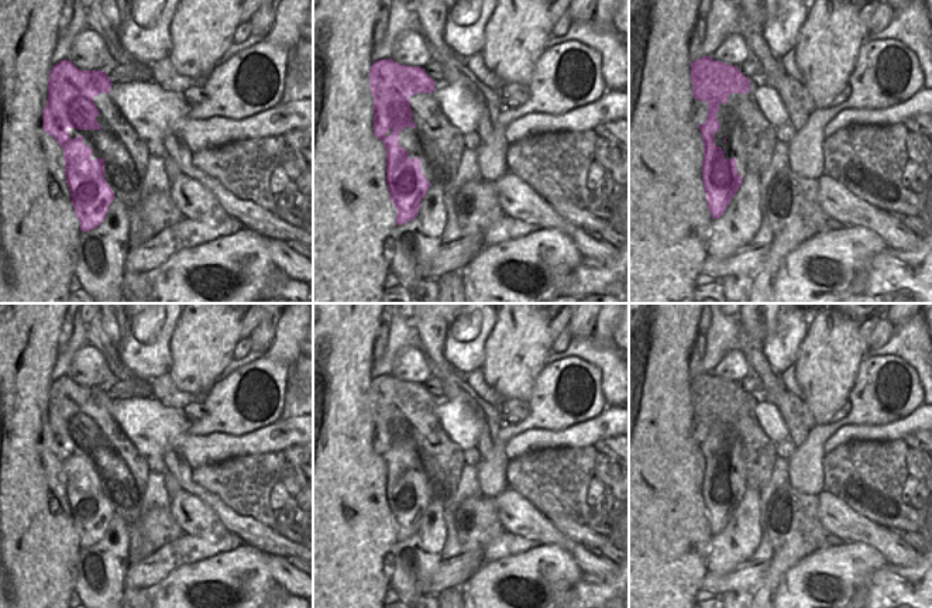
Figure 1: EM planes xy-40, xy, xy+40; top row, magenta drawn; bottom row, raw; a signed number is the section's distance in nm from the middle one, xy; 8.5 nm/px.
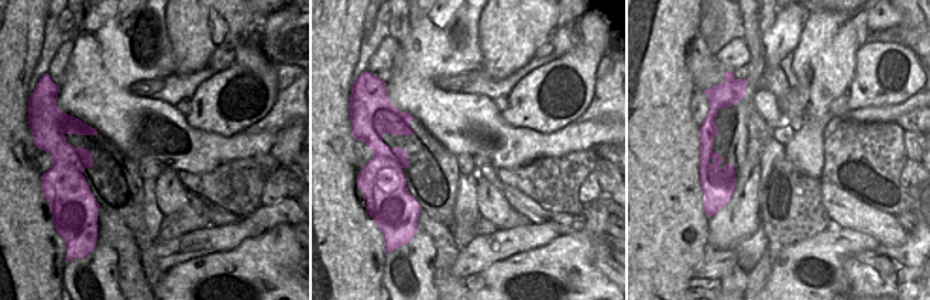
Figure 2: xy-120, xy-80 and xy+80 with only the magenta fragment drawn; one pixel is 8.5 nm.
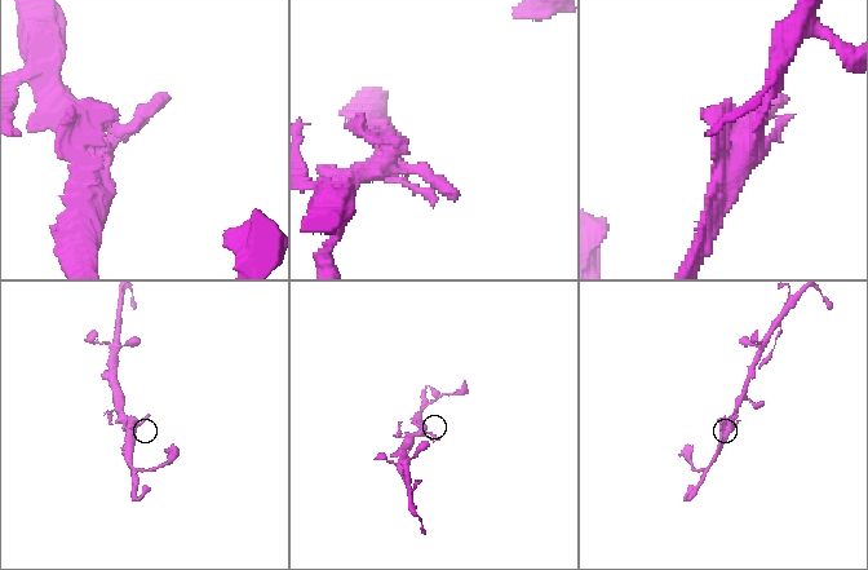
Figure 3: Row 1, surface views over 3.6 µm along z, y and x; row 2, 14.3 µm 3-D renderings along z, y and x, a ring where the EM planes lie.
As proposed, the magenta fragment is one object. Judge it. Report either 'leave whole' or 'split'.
leave whole

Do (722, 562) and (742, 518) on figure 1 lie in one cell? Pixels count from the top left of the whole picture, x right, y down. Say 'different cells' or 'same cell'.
same cell

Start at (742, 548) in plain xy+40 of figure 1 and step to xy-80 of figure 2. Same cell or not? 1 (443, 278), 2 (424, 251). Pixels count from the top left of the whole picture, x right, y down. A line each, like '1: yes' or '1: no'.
1: no
2: yes

